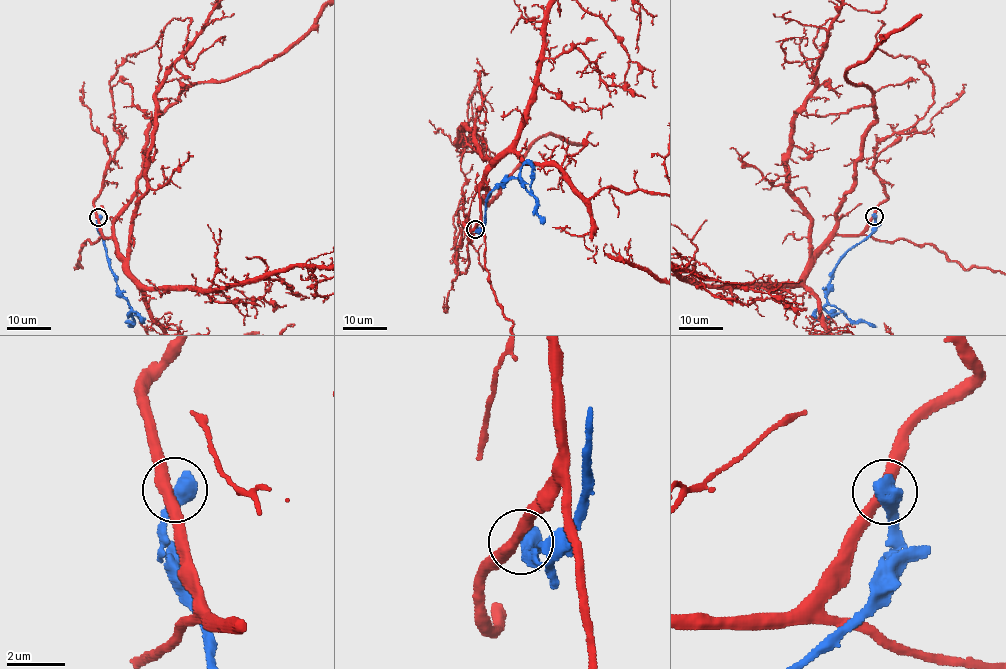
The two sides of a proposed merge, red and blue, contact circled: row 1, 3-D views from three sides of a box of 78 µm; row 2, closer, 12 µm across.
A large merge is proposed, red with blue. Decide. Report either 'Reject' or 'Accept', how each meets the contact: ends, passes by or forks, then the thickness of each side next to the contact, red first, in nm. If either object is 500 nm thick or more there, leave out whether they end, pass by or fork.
Reject. Thickness 380 nm (red) against 650 nm

